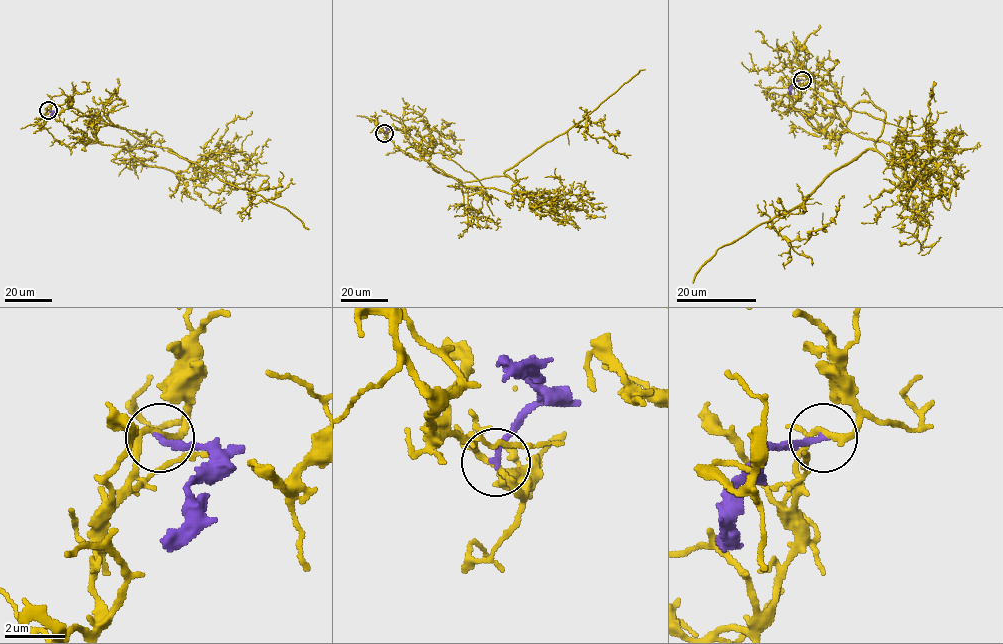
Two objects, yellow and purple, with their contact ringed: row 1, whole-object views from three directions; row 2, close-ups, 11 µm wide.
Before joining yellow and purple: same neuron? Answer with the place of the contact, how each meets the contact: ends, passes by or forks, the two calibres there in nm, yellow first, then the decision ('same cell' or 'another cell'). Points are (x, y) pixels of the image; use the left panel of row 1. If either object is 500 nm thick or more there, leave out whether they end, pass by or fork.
(48, 110) | yellow forks | purple ends | 150/200 nm | another cell

